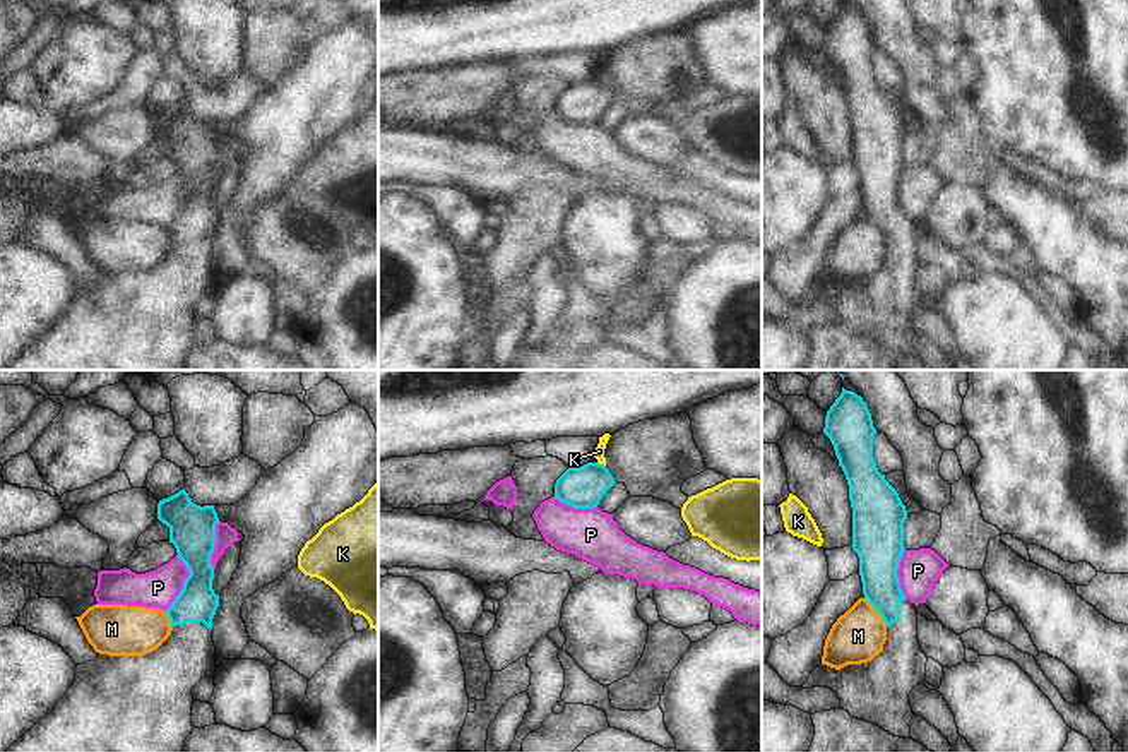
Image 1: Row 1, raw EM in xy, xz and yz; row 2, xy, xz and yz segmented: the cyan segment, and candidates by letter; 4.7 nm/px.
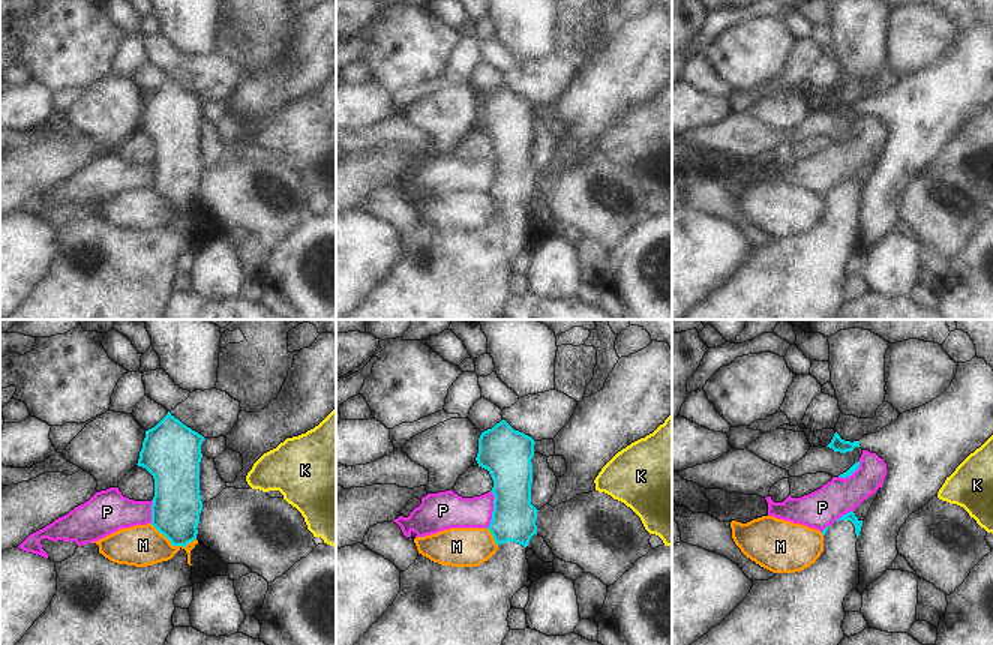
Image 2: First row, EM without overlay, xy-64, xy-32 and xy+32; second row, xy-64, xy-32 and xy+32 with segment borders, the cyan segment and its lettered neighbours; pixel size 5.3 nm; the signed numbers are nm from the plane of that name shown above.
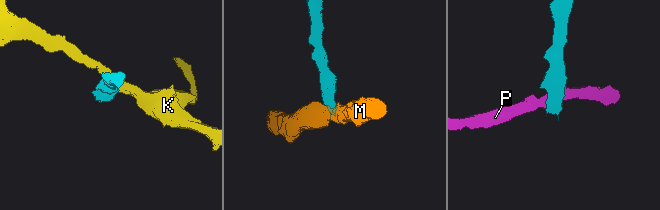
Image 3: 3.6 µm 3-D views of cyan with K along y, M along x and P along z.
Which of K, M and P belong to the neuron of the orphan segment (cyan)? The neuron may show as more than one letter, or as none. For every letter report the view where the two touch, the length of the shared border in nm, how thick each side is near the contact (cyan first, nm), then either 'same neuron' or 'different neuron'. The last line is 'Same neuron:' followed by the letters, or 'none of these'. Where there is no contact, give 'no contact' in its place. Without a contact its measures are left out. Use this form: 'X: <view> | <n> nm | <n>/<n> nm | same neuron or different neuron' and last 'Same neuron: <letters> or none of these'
K: xz | 50 nm | 190/50 nm | different neuron
M: yz | 180 nm | 190/240 nm | different neuron
P: xy | 280 nm | 220/180 nm | different neuron
Same neuron: none of these

